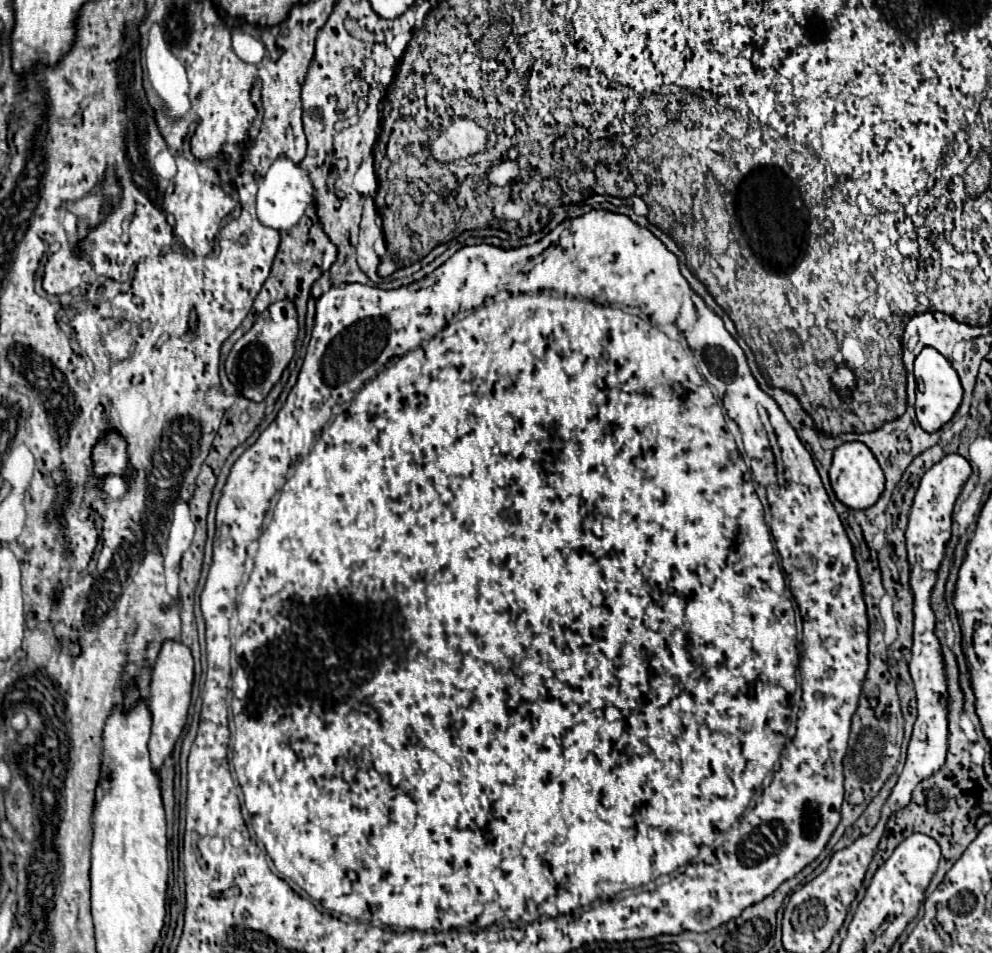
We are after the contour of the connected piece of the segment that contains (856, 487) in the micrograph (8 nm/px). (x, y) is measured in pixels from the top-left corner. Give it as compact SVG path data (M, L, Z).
M847 442L835 450L829 478L831 478L835 496L853 510L871 508L871 504L875 504L879 500L879 496L883 494L883 488L885 488L885 476L879 468L879 462L871 454L871 450L861 442Z

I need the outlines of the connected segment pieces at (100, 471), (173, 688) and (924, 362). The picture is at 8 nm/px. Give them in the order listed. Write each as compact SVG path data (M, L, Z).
M107 432L105 438L93 450L95 460L95 474L97 476L111 476L111 474L125 474L127 458L125 458L125 440L117 432Z
M165 640L161 646L161 652L157 656L157 662L153 666L151 674L151 686L149 686L149 708L153 716L151 726L151 738L149 738L149 752L151 752L151 764L155 770L163 764L163 760L171 754L177 738L183 732L183 726L187 722L187 710L191 702L191 686L193 686L193 656L191 650L177 640Z
M923 348L921 354L915 358L915 380L917 380L917 422L925 432L937 432L943 424L947 424L953 414L957 412L961 398L963 398L963 386L959 382L959 376L951 362L941 356L935 348Z

